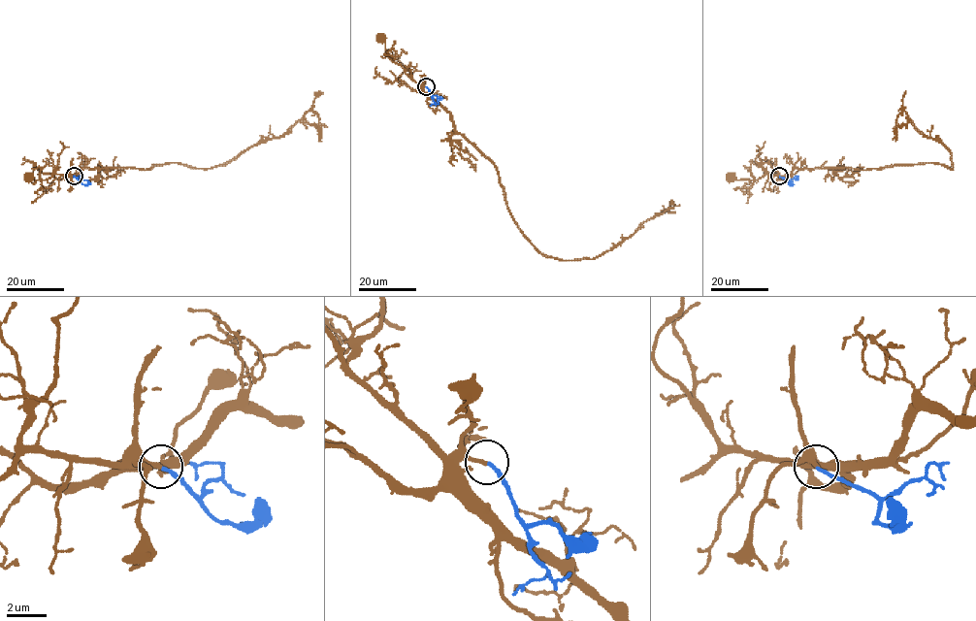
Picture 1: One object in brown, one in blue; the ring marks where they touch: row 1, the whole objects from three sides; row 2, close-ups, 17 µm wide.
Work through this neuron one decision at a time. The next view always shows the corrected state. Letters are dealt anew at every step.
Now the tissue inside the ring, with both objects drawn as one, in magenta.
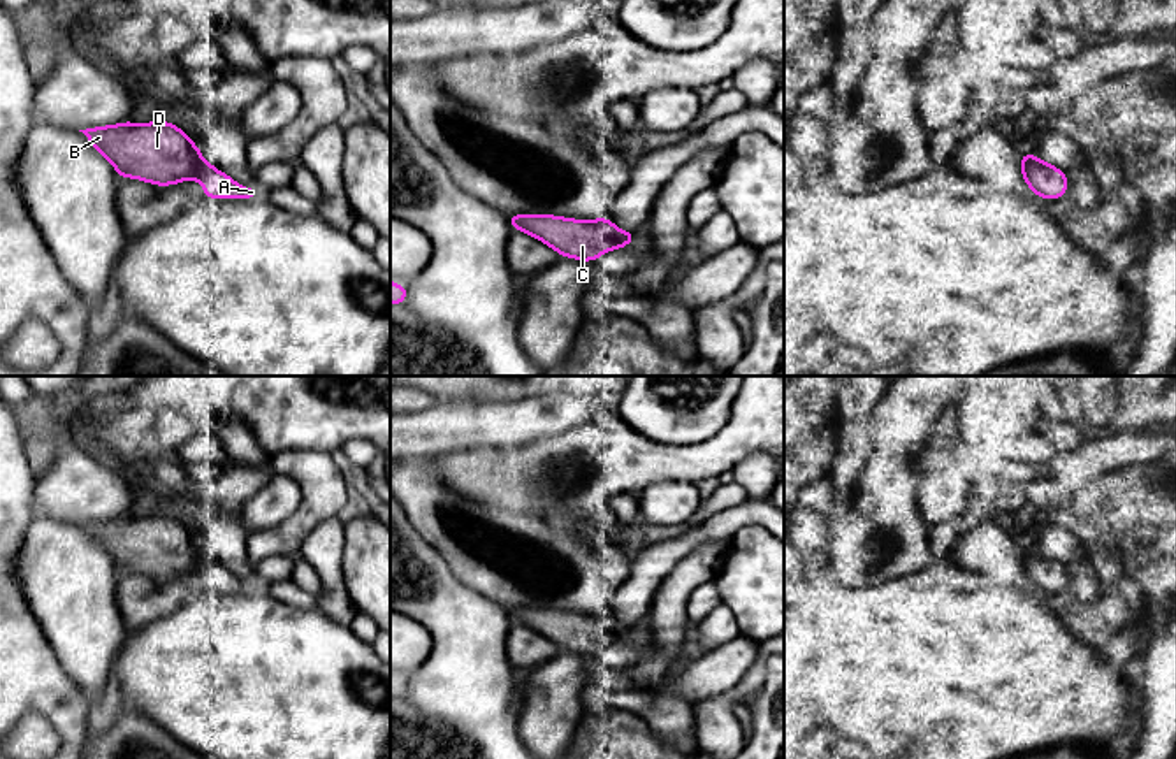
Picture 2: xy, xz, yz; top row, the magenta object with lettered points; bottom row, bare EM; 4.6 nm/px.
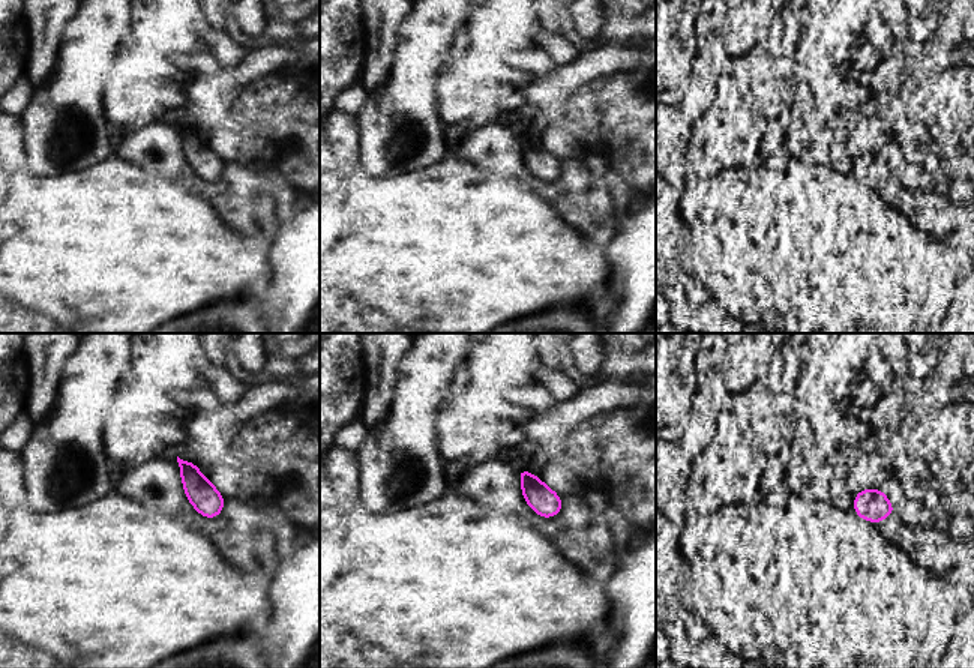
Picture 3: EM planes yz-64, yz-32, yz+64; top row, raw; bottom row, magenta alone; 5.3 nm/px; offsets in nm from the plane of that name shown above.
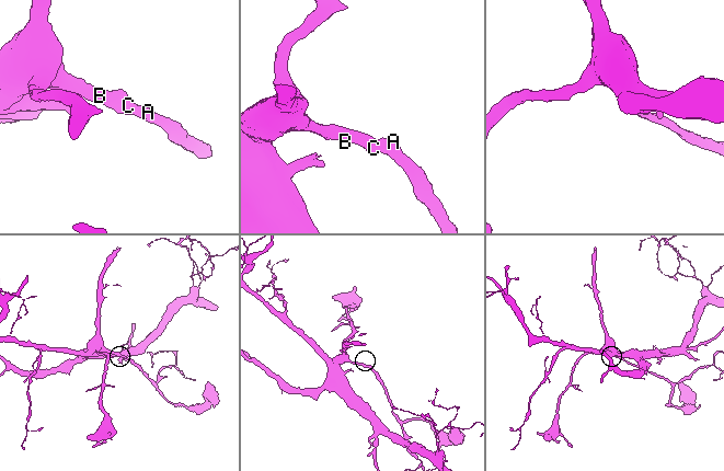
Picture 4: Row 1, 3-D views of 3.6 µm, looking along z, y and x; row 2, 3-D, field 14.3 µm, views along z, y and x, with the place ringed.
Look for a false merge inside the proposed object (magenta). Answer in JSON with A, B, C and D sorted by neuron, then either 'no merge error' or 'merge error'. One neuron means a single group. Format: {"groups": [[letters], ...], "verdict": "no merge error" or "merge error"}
{"groups": [["A", "B", "C", "D"]], "verdict": "no merge error"}

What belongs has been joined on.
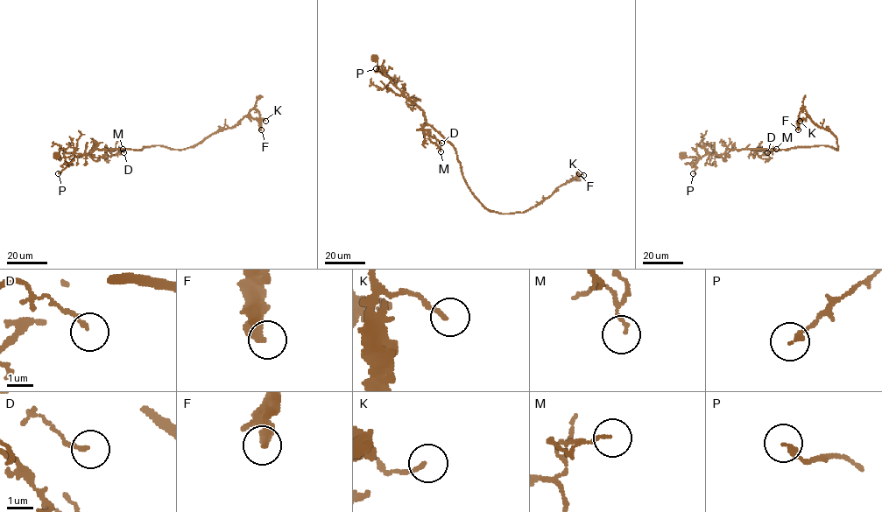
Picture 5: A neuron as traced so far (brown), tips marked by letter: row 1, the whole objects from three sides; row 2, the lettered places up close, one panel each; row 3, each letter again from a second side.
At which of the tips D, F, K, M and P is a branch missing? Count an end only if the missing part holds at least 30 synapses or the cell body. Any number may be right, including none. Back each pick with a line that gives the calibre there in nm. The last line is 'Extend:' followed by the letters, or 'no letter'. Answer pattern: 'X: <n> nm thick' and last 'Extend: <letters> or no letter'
Extend: no letter

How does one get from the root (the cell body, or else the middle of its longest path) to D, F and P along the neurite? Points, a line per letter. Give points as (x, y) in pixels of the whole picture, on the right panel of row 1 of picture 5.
D: (682, 155), (689, 157), (702, 157), (708, 153), (723, 155), (727, 149), (758, 151), (764, 149), (767, 152)
F: (682, 155), (723, 155), (727, 149), (838, 149), (836, 138), (804, 108), (798, 129)
P: (682, 155), (698, 158), (693, 173)

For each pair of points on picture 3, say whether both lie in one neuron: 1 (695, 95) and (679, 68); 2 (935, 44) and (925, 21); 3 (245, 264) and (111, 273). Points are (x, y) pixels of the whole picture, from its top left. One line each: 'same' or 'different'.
1: different
2: different
3: same

